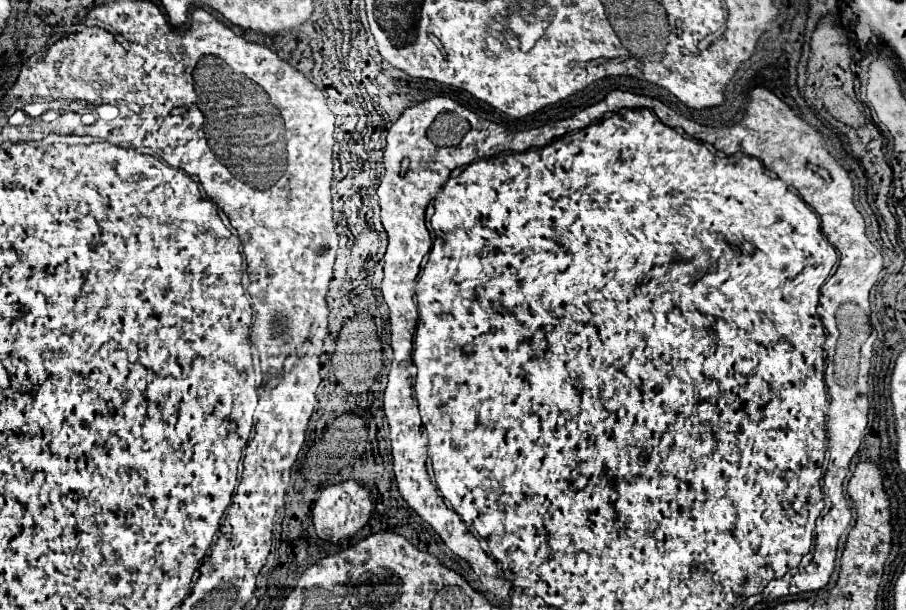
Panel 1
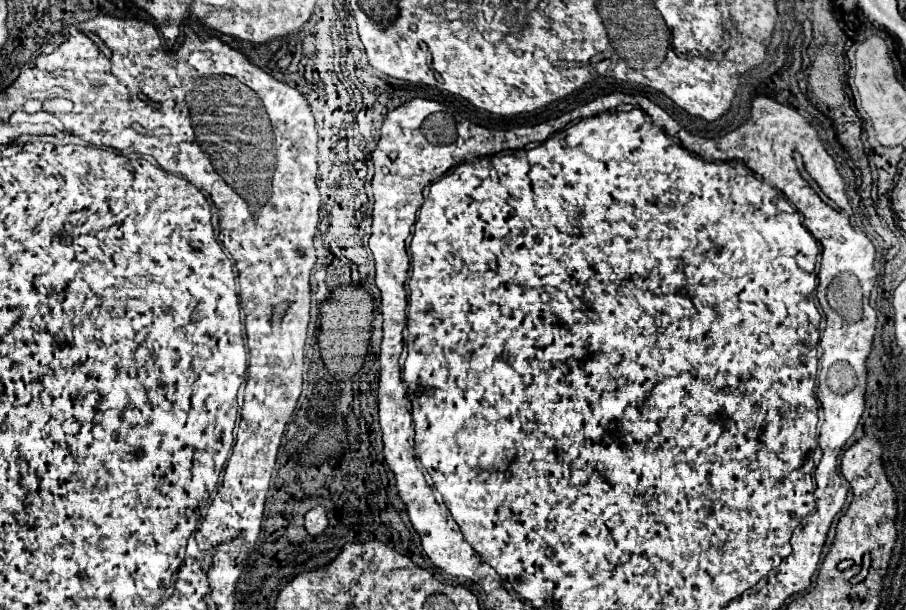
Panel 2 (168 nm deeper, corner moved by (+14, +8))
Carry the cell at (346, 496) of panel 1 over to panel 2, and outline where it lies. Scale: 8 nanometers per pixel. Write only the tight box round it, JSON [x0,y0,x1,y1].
[304,506,328,536]

